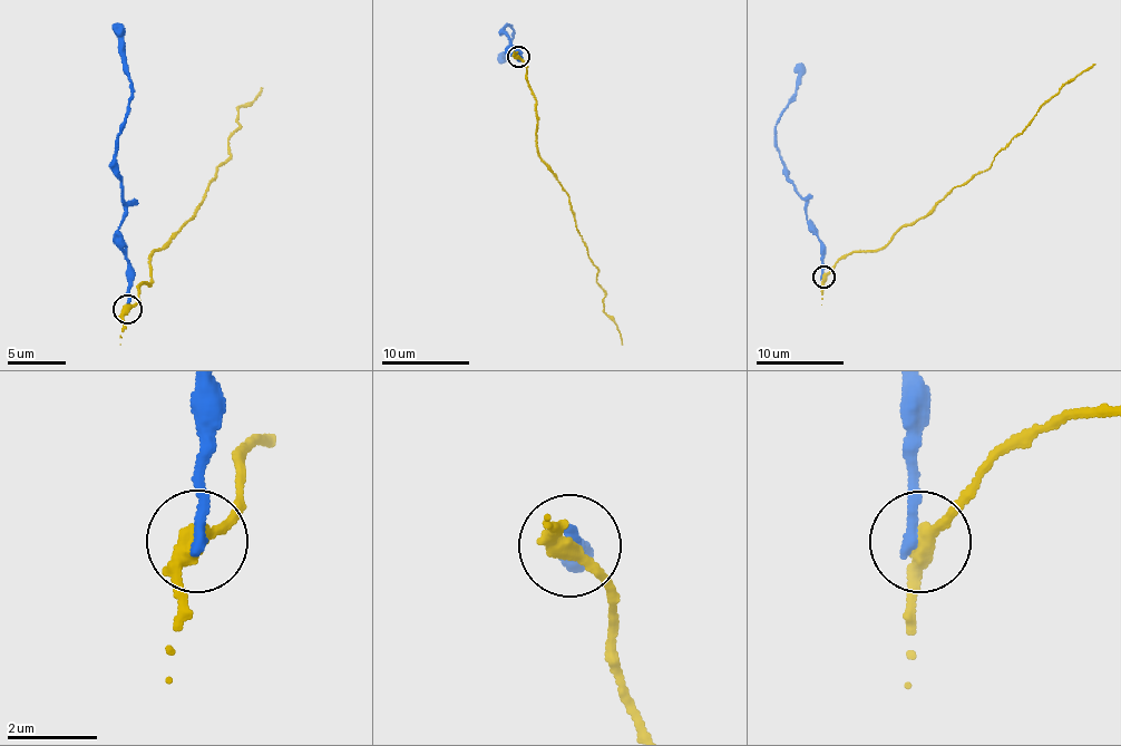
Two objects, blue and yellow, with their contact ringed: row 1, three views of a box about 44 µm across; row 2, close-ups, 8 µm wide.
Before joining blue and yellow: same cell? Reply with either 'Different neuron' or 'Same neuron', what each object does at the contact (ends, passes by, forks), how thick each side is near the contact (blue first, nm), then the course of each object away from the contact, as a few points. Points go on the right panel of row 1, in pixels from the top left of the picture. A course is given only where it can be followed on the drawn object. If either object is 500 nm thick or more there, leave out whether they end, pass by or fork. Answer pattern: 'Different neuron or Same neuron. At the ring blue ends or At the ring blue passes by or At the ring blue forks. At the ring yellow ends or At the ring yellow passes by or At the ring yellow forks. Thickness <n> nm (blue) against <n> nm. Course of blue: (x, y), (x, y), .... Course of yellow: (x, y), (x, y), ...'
Different neuron. At the ring blue ends. At the ring yellow passes by. Thickness 280 nm (blue) against 360 nm. Course of blue: (822, 277), (822, 242), (807, 219), (807, 201), (789, 177), (776, 144), (778, 117), (796, 91), (801, 64). Course of yellow: (825, 277), (854, 251), (878, 251), (956, 186), (983, 172), (1062, 87), (1095, 64)

